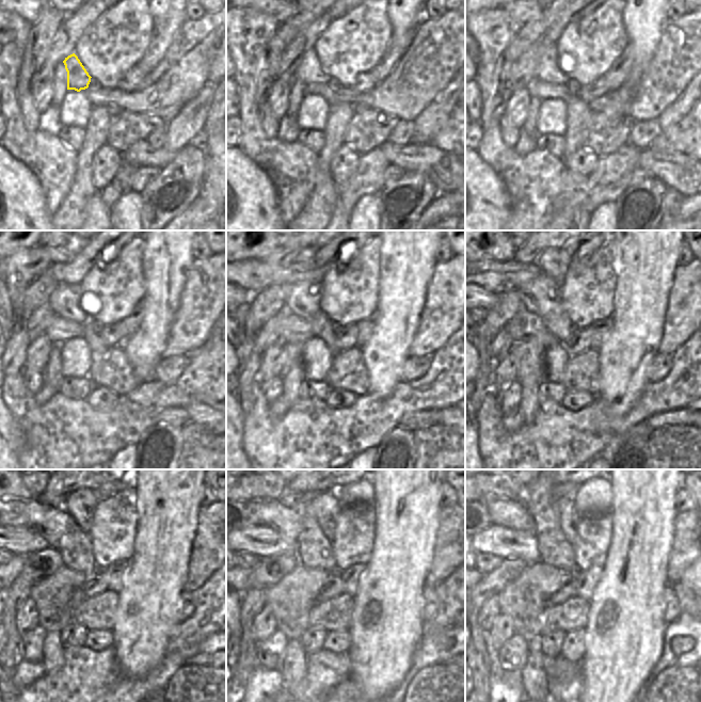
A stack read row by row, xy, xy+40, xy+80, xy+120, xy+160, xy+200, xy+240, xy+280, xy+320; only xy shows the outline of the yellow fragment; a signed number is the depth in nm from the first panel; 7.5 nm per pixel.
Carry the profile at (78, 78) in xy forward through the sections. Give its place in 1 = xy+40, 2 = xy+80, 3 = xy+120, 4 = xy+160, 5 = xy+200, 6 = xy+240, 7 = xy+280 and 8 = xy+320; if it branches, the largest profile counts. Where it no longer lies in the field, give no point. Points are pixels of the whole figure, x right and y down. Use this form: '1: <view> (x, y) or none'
1: xy+40 (308, 70)
2: xy+80 (547, 69)
3: xy+120 (64, 301)
4: xy+160 (303, 300)
5: xy+200 (538, 296)
6: xy+240 (51, 522)
7: xy+280 (285, 520)
8: xy+320 (507, 512)

